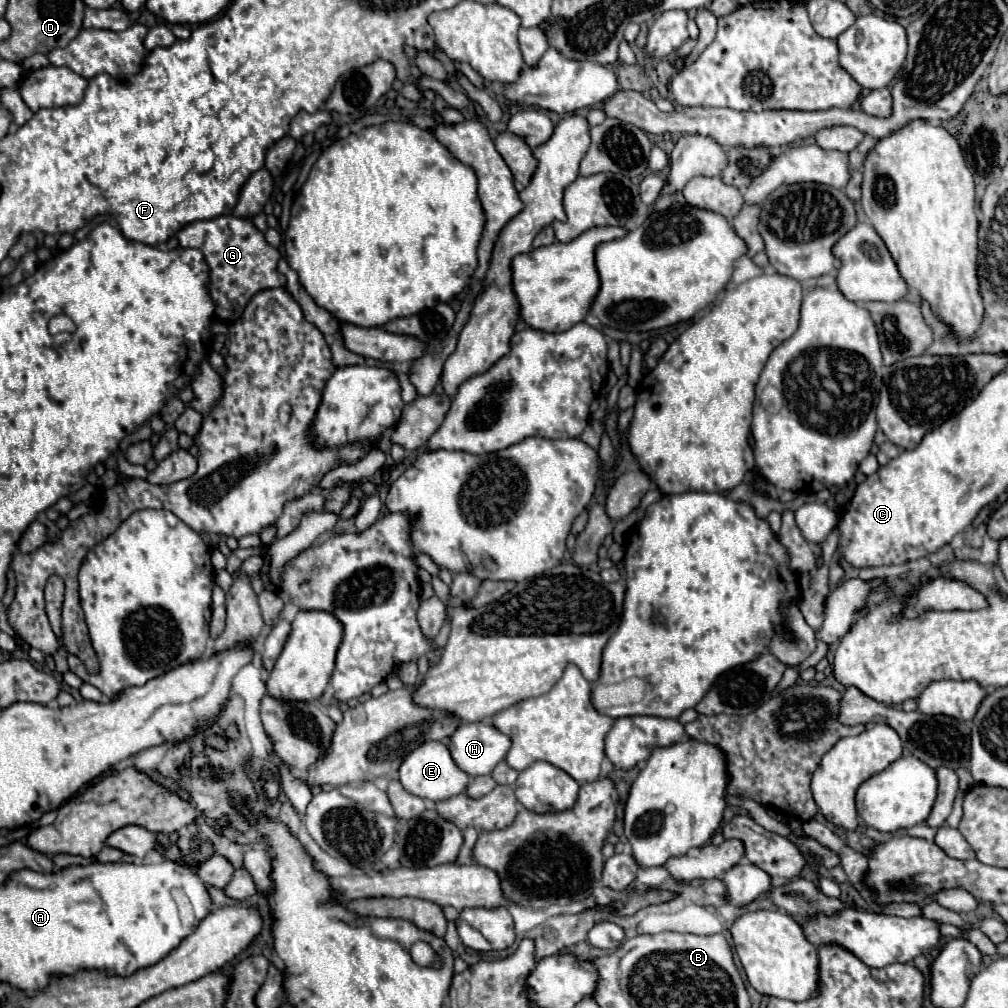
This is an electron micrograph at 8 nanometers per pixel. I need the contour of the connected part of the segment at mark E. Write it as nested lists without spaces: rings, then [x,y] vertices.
[[[430,740],[430,742],[420,744],[414,752],[410,752],[410,756],[406,756],[406,760],[402,762],[402,768],[400,768],[400,782],[414,796],[442,802],[452,796],[462,794],[468,788],[470,776],[456,766],[446,744]]]

